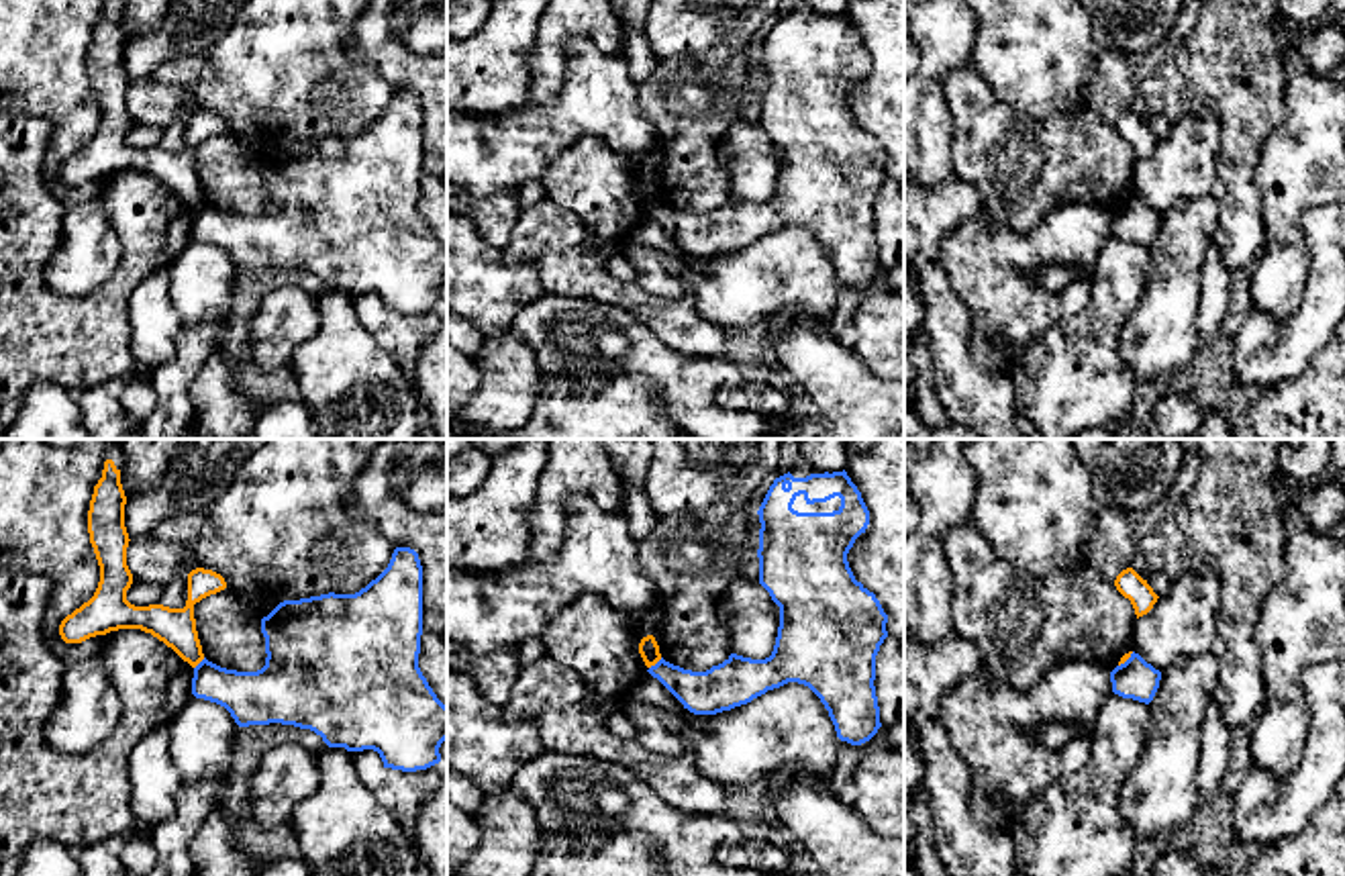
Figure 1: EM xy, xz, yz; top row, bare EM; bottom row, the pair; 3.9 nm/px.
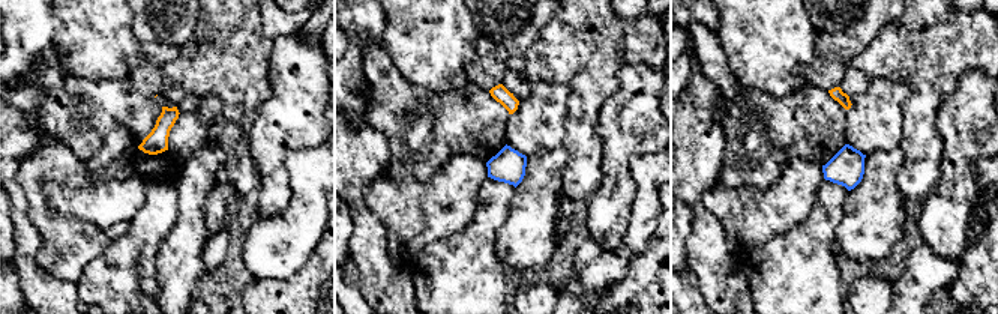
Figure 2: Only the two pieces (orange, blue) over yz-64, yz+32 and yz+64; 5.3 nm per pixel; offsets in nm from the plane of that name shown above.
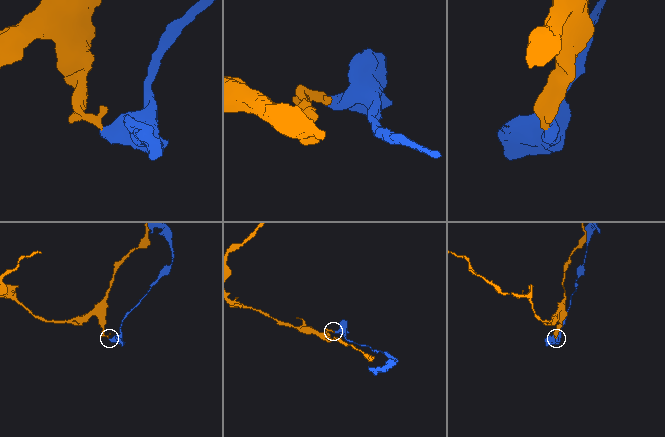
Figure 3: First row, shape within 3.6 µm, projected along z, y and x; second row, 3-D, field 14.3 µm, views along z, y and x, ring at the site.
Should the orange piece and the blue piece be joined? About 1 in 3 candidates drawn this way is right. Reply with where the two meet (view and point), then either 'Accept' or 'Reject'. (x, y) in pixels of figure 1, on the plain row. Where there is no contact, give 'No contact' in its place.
Touches orange at xz (656, 205). Reject

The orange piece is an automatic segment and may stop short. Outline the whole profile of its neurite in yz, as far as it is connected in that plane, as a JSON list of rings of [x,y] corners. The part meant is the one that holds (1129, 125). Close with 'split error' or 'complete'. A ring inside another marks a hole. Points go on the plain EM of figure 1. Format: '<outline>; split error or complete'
[[[1133,110],[1123,112],[1114,123],[1116,133],[1131,143],[1137,161],[1147,157],[1157,145],[1157,137]]]; complete

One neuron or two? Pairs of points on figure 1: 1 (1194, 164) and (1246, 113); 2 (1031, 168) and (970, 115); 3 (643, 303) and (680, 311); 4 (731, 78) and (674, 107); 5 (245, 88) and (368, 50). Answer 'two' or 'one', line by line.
1: two
2: one
3: one
4: one
5: two

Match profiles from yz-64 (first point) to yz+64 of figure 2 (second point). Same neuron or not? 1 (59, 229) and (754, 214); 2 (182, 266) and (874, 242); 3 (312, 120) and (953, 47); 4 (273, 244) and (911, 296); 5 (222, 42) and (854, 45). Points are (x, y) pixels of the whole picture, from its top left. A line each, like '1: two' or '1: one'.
1: one
2: one
3: two
4: one
5: two

